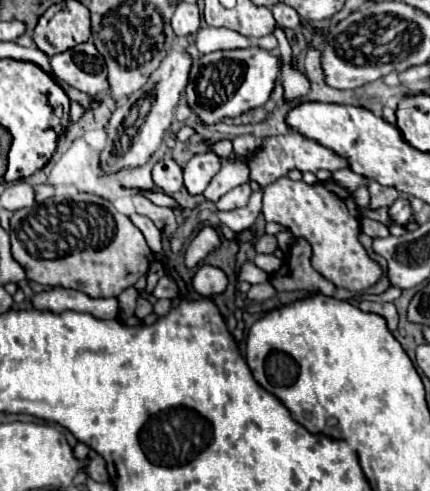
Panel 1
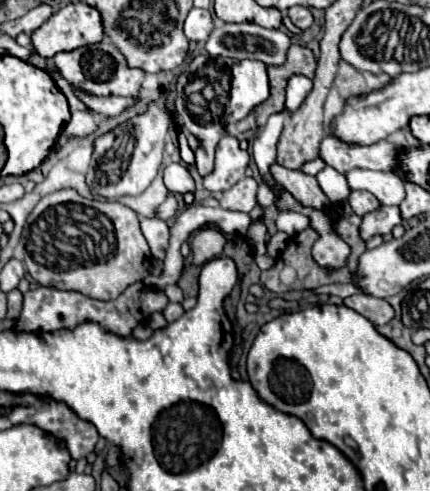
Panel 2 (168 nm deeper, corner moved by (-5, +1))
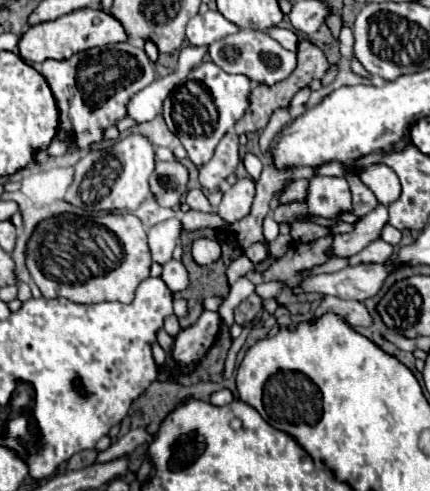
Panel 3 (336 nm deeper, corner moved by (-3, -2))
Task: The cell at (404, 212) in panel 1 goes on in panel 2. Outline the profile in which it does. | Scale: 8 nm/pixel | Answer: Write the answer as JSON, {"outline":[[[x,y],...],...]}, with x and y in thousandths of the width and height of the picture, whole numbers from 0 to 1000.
{"outline":[[[881,420],[872,432],[858,432],[844,440],[844,456],[835,460],[835,481],[844,489],[867,485],[872,477],[905,477],[914,460],[933,456],[933,436],[923,420]]]}

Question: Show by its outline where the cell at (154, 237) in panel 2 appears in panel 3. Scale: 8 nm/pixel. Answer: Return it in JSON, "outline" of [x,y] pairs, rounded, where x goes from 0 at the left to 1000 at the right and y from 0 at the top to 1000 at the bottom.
{"outline":[[[388,446],[347,466],[342,487],[347,487],[347,511],[351,511],[356,532],[379,540],[398,527],[402,507],[416,487],[416,470],[421,470],[416,446]]]}

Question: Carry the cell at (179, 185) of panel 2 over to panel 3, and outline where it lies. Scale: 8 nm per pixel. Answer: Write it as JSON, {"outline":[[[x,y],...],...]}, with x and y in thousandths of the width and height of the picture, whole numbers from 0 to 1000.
{"outline":[[[440,385],[435,389],[435,418],[444,426],[458,426],[458,430],[495,430],[495,422],[481,413],[467,385]]]}

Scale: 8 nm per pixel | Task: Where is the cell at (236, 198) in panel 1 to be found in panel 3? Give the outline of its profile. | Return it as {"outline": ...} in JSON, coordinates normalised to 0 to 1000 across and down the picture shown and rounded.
{"outline":[[[560,365],[547,377],[537,377],[533,385],[523,385],[519,409],[514,409],[505,434],[523,450],[547,454],[551,446],[565,446],[579,434],[588,401],[593,401],[593,373],[588,373],[588,365]]]}

